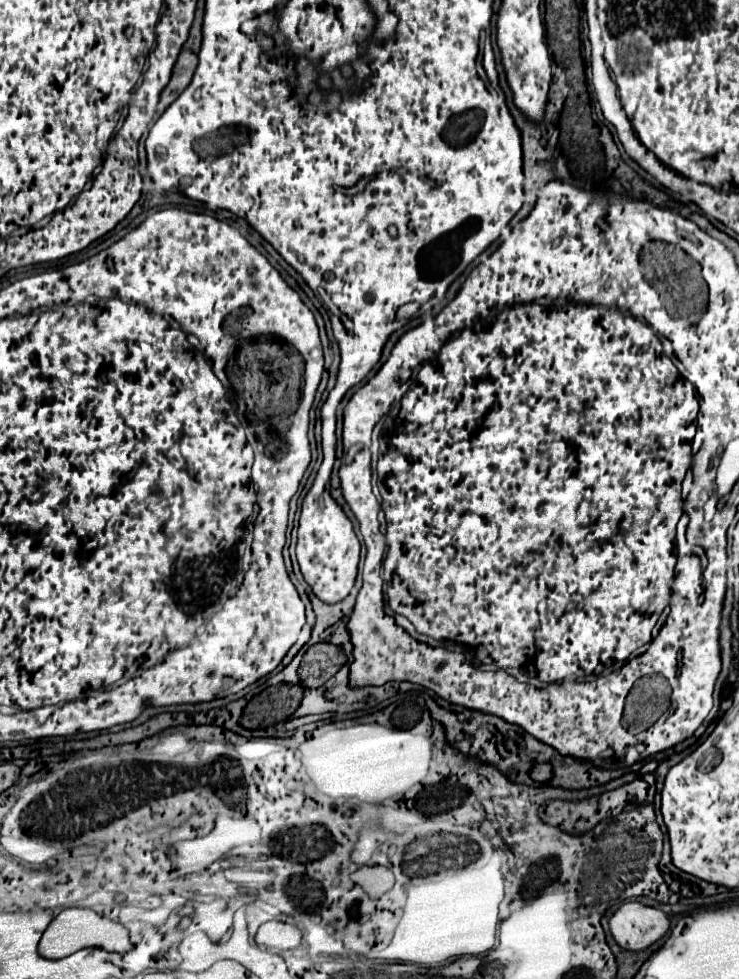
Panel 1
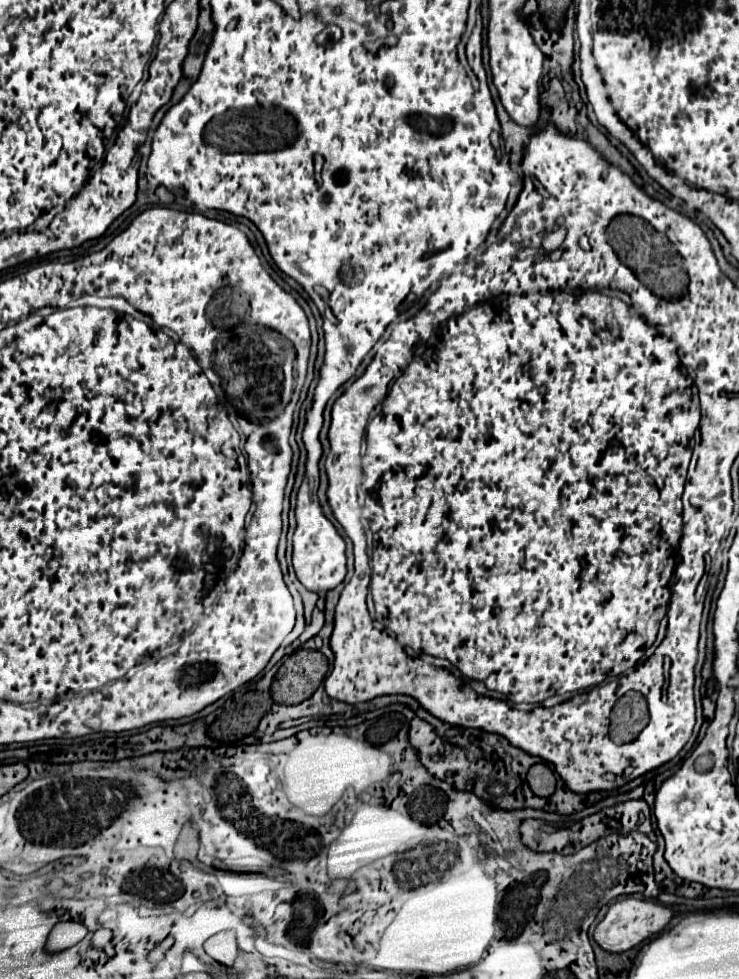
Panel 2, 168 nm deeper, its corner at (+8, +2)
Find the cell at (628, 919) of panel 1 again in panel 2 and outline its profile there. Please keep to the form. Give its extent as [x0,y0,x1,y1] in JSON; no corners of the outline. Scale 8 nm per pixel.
[593,898,673,952]

